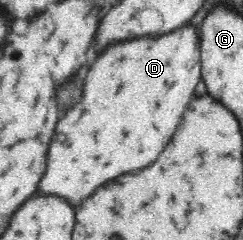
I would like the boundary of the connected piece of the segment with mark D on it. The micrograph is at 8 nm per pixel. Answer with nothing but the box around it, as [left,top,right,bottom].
[37,26,200,208]

